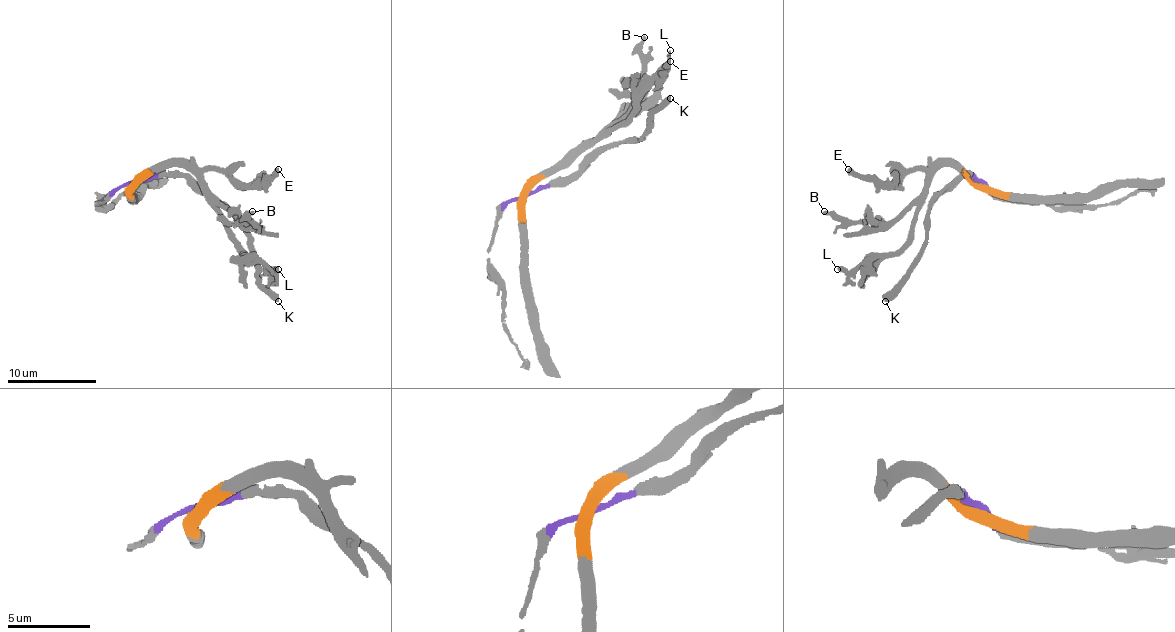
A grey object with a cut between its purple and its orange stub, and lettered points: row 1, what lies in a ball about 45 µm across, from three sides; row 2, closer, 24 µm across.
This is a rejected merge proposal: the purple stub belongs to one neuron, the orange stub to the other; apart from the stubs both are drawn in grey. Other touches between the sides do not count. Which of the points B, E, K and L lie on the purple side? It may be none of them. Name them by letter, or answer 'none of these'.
K

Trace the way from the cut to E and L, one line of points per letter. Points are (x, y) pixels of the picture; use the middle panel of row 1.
E: (524, 196), (588, 149), (650, 96), (670, 60)
L: (524, 196), (599, 134), (619, 127), (639, 107), (639, 89), (666, 63), (670, 49)

